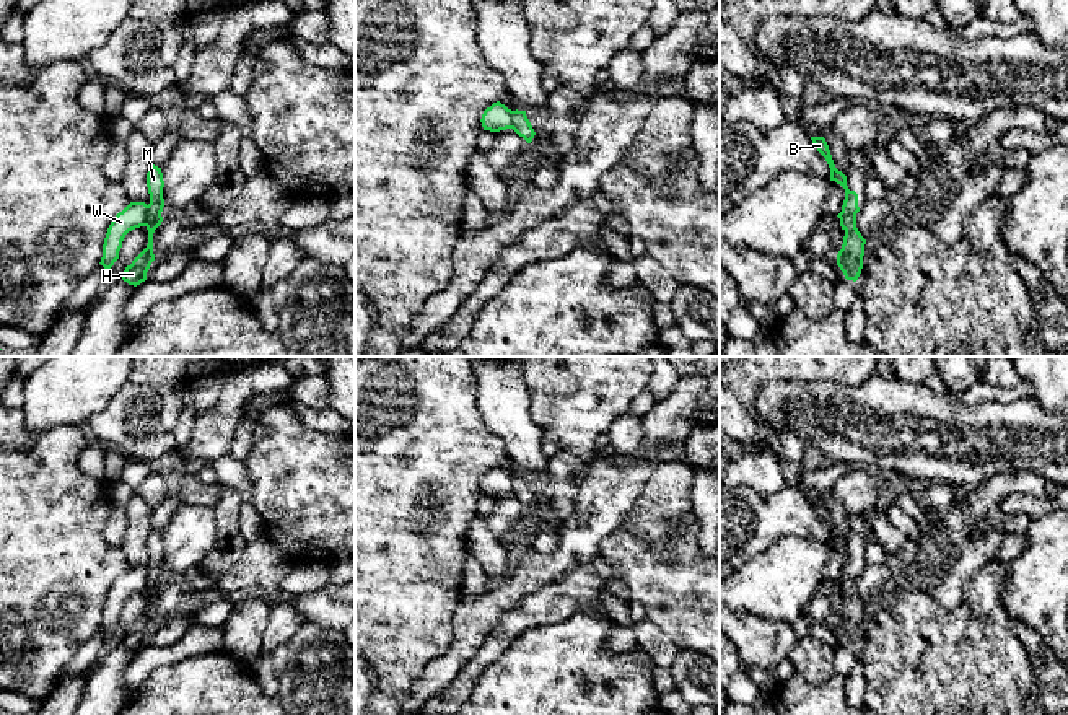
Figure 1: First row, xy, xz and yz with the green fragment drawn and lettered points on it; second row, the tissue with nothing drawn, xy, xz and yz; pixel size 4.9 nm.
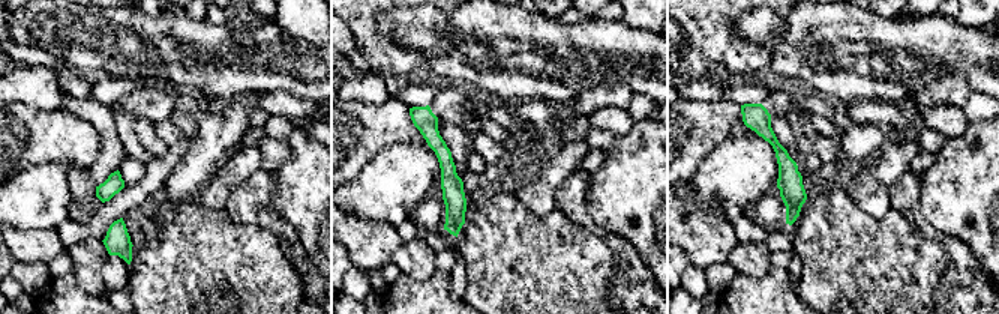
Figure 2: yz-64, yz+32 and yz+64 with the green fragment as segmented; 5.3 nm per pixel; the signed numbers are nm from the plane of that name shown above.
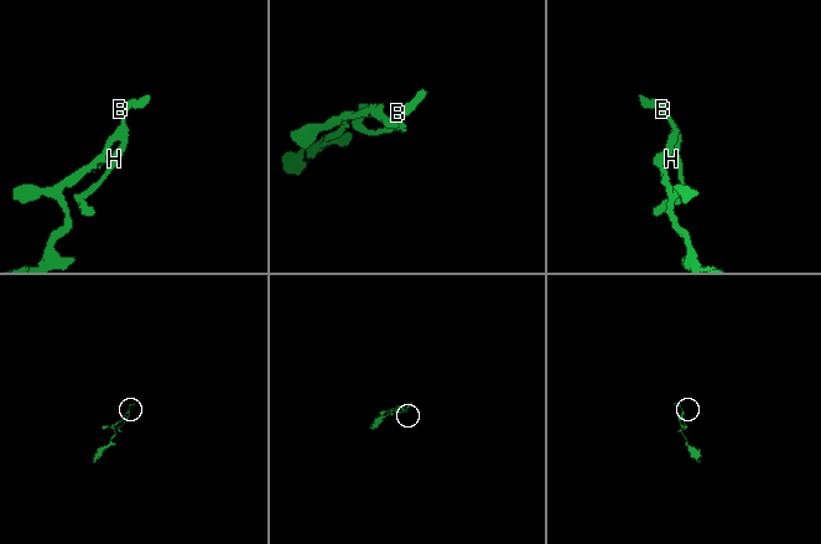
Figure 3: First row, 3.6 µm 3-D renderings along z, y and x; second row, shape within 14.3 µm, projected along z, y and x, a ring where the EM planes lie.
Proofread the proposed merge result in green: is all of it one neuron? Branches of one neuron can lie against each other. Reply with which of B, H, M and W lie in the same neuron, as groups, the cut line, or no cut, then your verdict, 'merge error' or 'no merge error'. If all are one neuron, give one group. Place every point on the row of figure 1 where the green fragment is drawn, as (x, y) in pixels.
groups B H M / W; cut xy (148, 206), (144, 225); merge error

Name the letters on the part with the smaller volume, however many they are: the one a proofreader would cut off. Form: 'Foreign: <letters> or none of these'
Foreign: B, H, M

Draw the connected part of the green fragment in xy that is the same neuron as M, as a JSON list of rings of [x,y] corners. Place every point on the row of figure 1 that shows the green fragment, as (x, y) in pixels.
[[[151,164],[148,173],[147,173],[147,187],[150,194],[150,204],[147,210],[147,230],[148,230],[148,244],[147,248],[132,261],[130,265],[125,267],[122,280],[127,282],[129,285],[140,285],[142,282],[147,280],[147,272],[155,261],[153,254],[153,233],[155,230],[161,225],[163,217],[163,207],[164,207],[164,199],[163,199],[163,173],[161,168]]]

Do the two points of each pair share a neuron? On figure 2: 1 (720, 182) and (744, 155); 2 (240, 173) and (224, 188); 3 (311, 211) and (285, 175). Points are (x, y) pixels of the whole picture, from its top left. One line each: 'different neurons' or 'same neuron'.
1: same neuron
2: same neuron
3: same neuron

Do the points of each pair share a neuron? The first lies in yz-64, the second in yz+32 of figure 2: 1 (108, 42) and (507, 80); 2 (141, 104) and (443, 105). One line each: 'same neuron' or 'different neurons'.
1: same neuron
2: same neuron

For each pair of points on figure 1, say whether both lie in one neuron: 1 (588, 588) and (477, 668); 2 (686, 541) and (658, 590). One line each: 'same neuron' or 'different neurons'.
1: same neuron
2: same neuron

